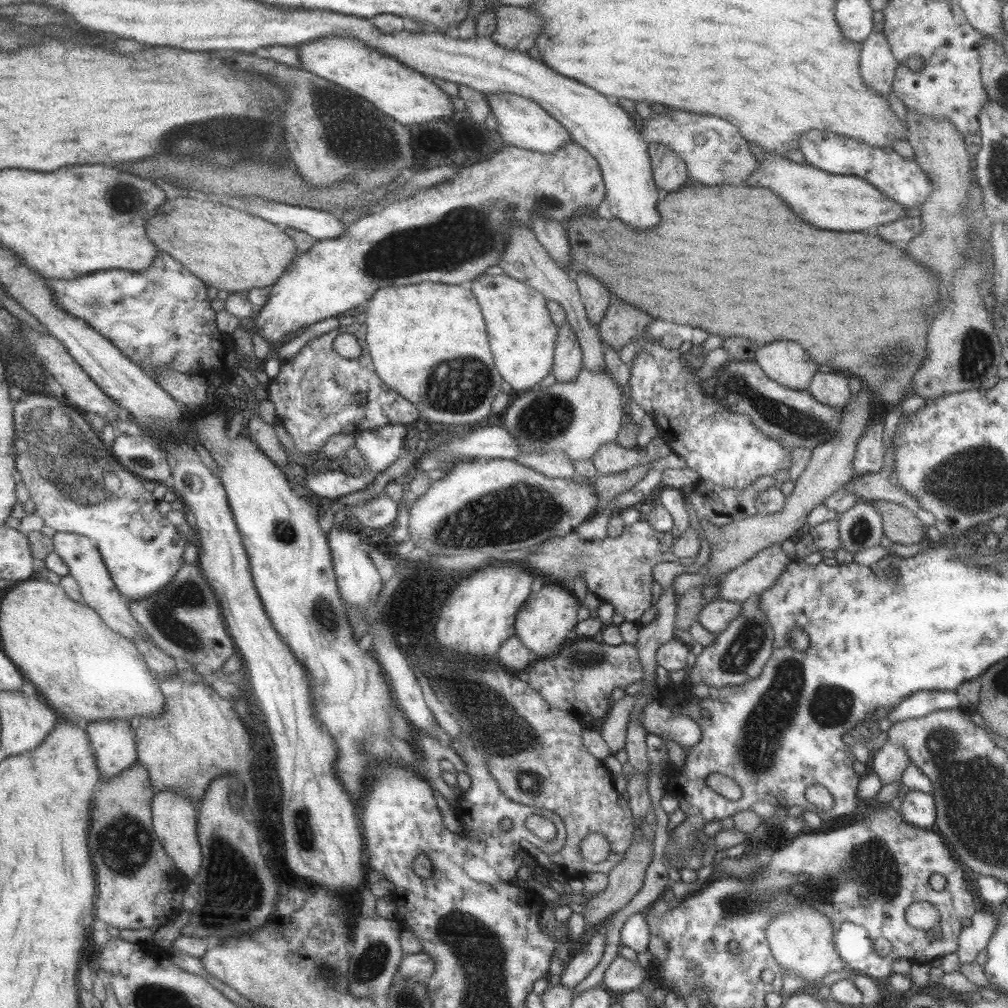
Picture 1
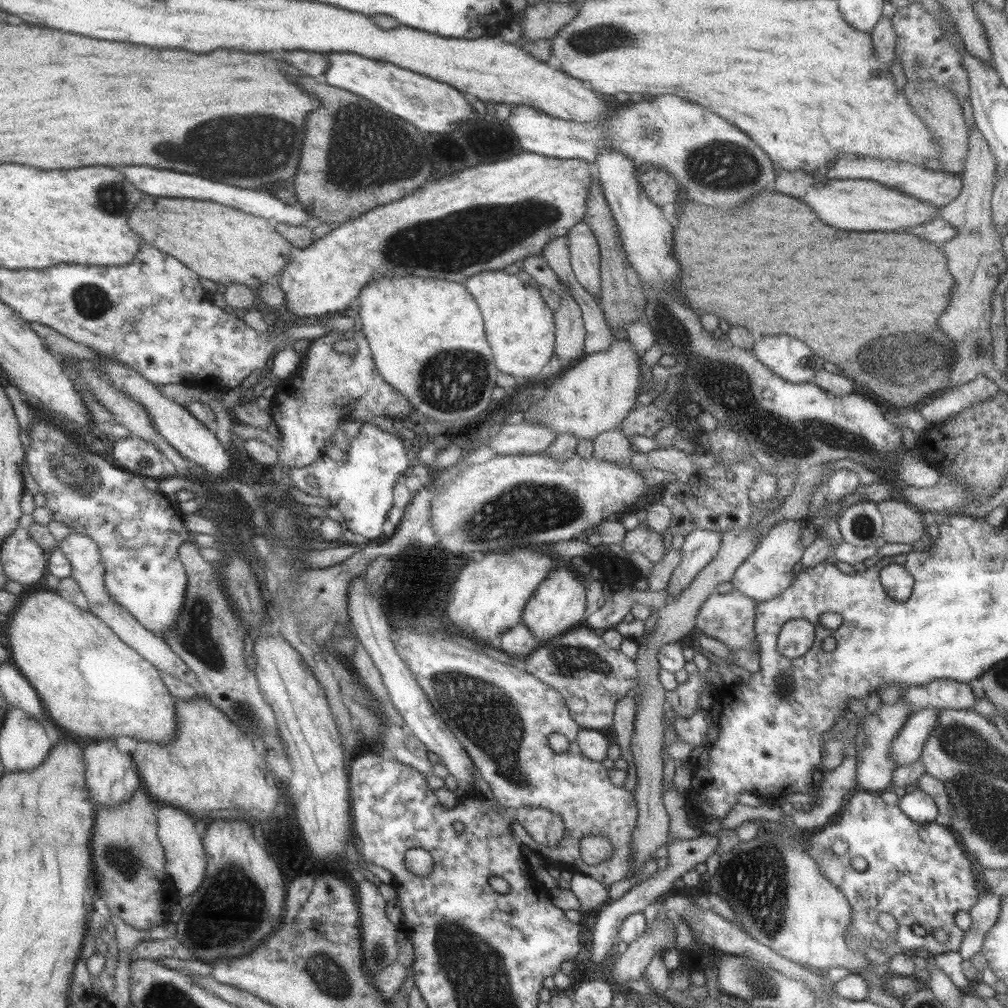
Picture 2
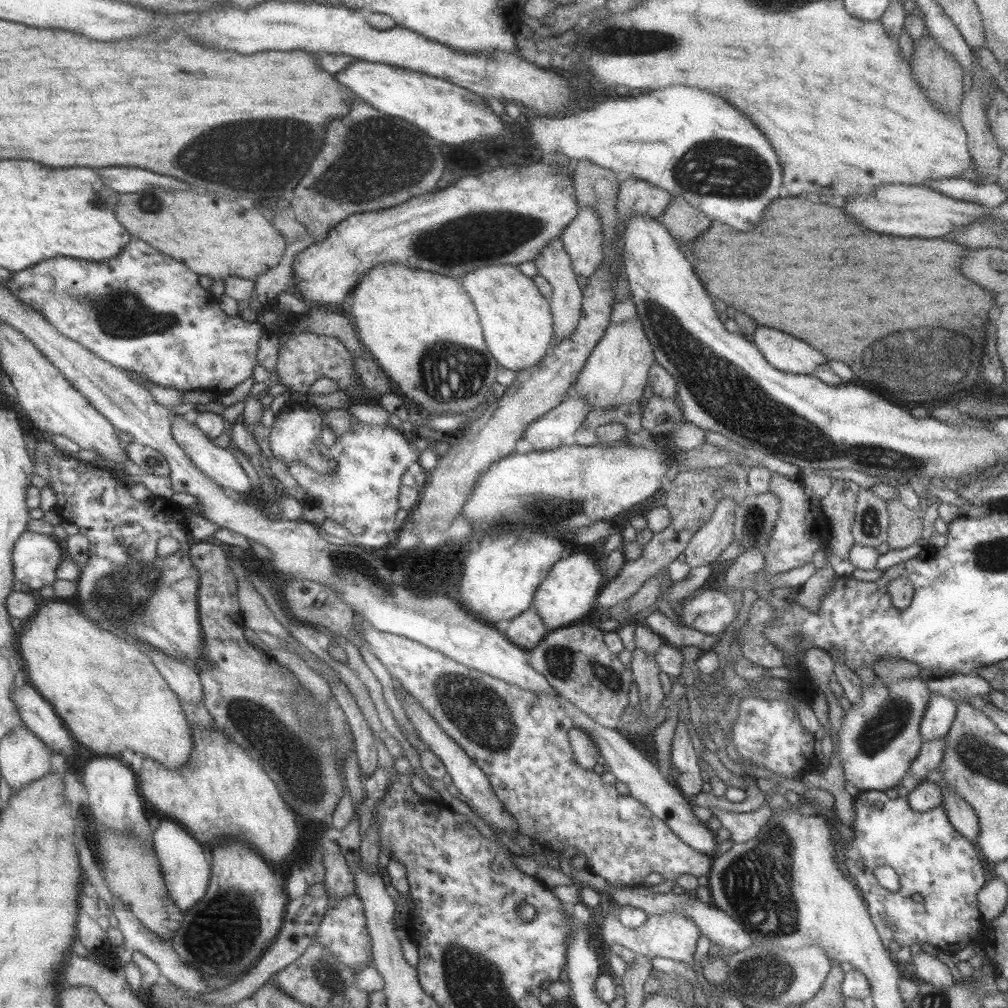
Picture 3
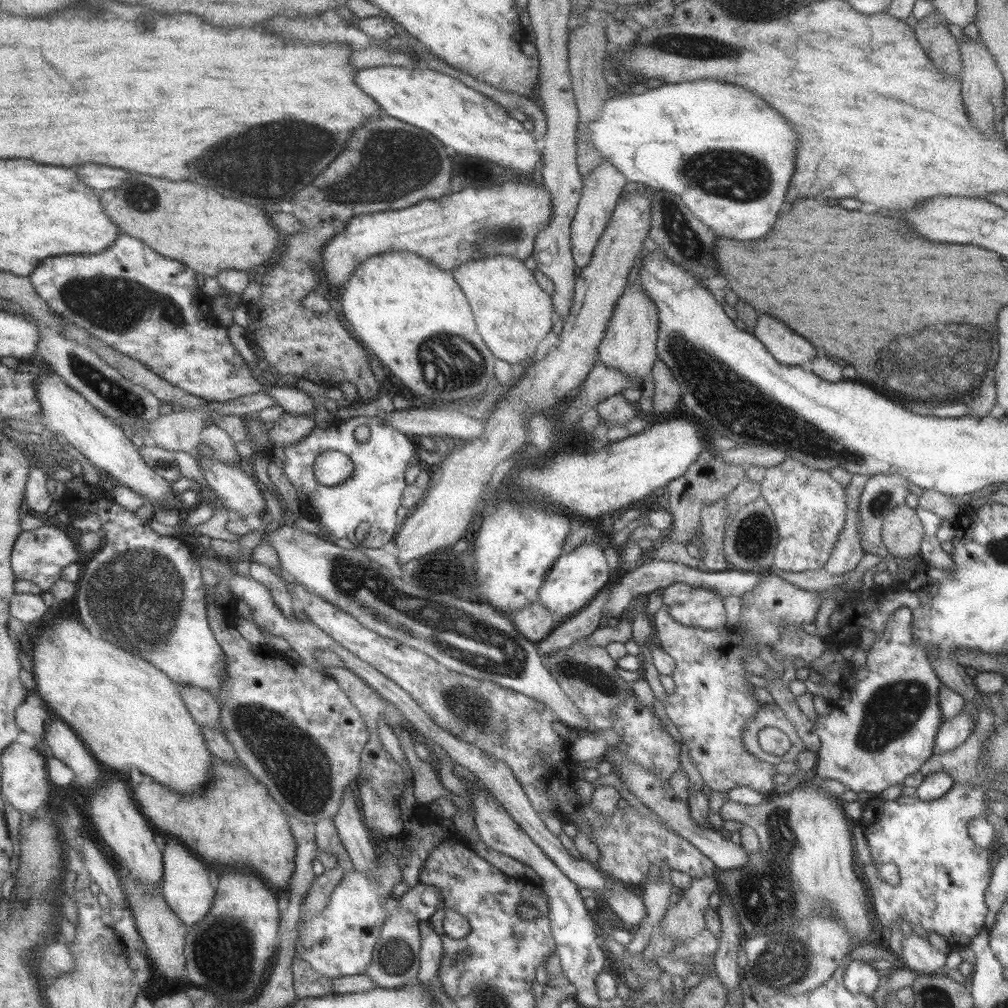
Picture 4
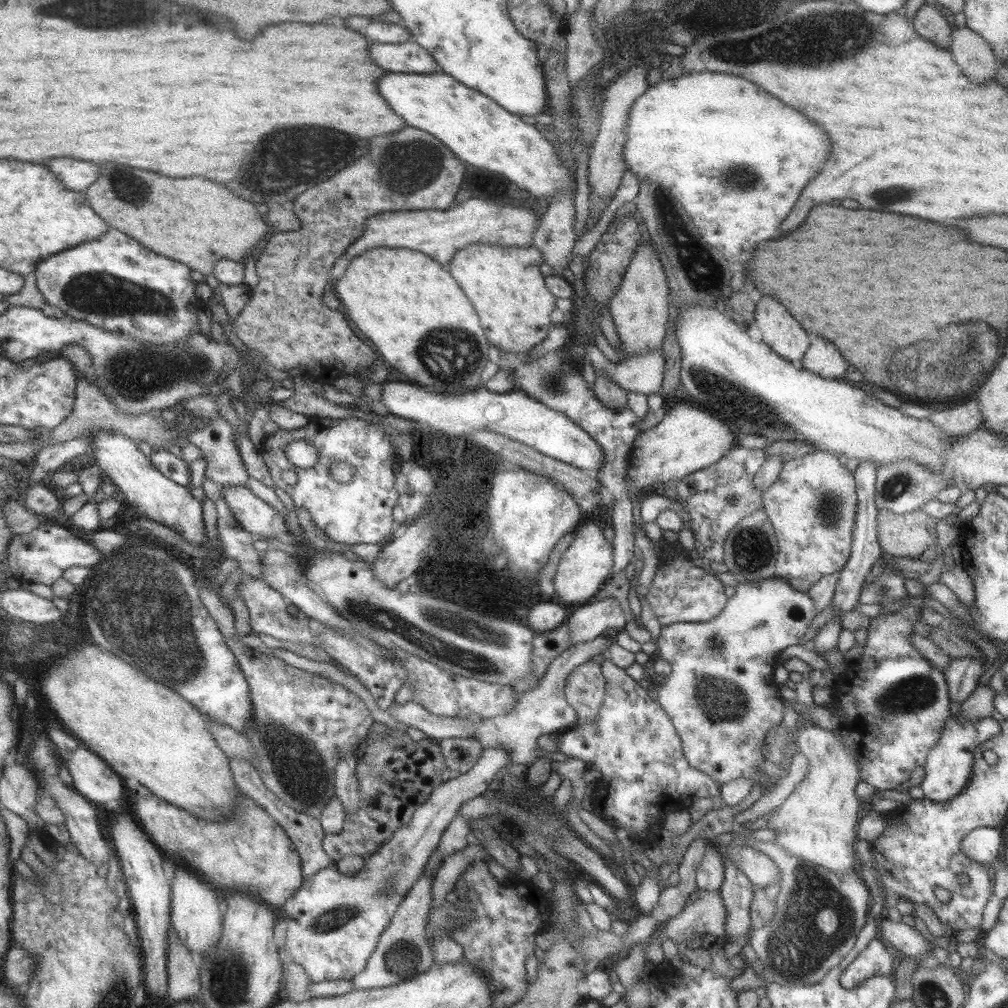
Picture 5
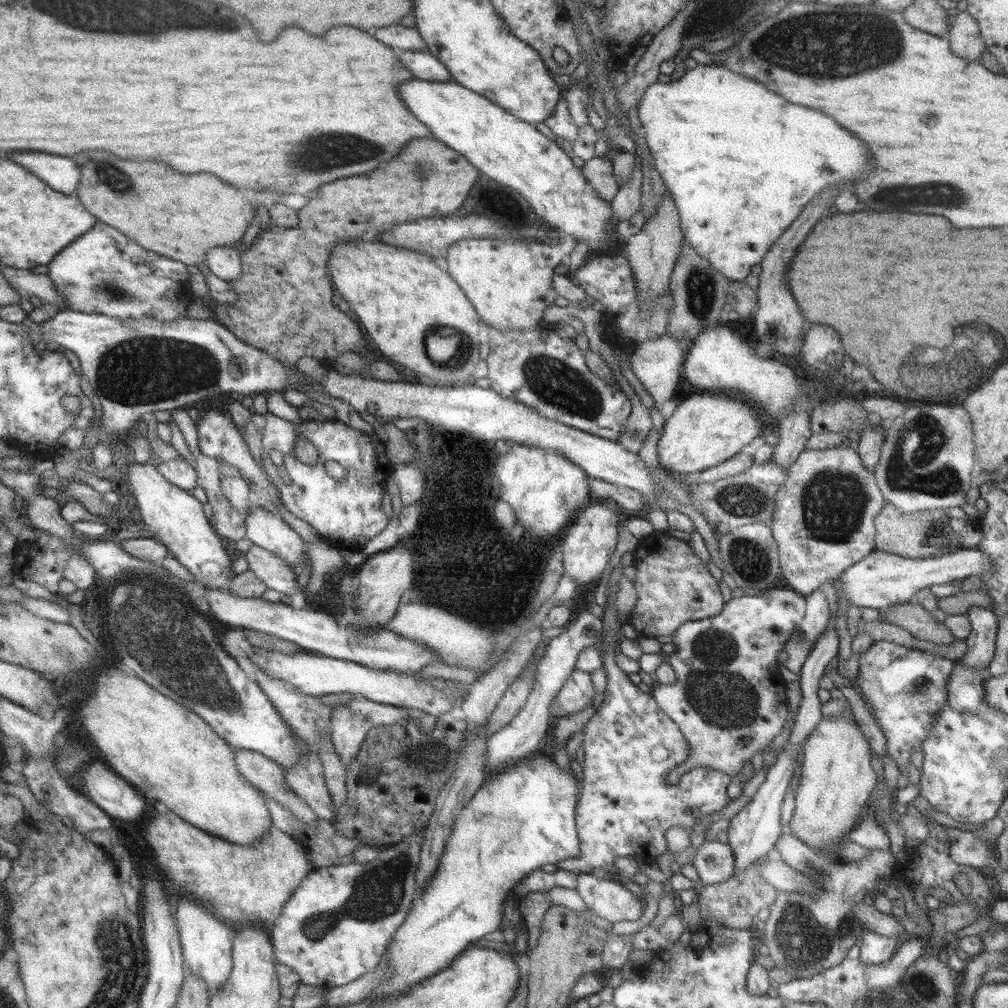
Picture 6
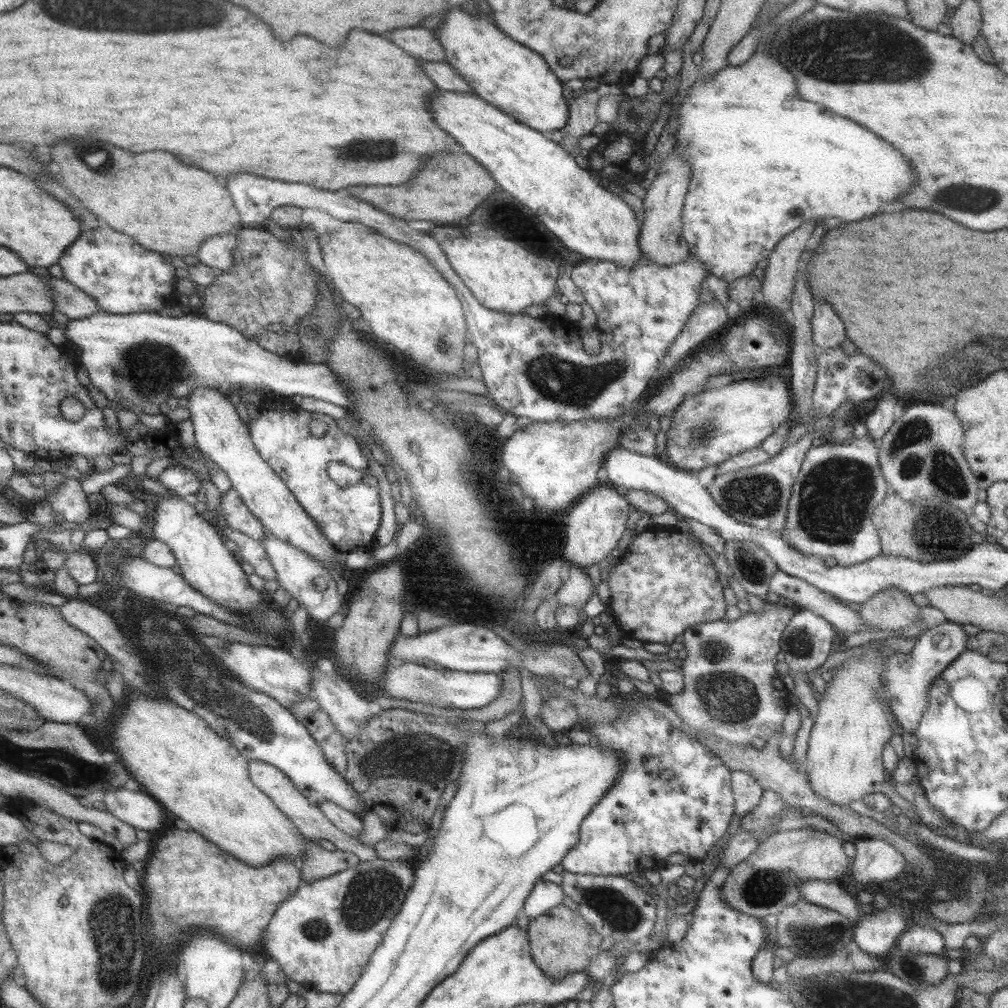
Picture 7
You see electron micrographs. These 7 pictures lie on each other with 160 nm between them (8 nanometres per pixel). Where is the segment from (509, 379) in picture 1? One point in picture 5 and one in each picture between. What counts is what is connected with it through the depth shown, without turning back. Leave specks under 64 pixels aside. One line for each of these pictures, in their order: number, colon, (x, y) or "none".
2: (519, 325)
3: (517, 324)
4: (513, 315)
5: (504, 285)

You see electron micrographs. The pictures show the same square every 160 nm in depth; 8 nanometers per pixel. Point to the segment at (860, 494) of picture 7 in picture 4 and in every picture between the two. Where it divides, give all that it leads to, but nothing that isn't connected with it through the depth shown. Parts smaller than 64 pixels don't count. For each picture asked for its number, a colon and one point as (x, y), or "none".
4: (809, 507)
5: (811, 506)
6: (822, 522)

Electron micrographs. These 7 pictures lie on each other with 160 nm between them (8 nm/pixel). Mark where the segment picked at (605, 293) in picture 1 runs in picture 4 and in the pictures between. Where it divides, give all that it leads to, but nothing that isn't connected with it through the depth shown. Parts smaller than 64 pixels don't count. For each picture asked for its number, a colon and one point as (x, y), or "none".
2: (584, 258)
3: (582, 239)
4: (601, 188)

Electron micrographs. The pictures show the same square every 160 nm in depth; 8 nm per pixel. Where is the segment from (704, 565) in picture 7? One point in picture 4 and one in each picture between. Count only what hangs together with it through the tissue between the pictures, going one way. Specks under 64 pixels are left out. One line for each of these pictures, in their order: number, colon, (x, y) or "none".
4: (688, 605)
5: (679, 593)
6: (673, 586)

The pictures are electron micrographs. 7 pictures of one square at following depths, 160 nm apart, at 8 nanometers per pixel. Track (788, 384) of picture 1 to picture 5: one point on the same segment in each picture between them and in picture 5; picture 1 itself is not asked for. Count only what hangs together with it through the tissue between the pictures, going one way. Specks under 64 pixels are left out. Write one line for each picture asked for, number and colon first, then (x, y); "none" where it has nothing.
2: (786, 357)
3: (785, 353)
4: (786, 347)
5: (780, 333)

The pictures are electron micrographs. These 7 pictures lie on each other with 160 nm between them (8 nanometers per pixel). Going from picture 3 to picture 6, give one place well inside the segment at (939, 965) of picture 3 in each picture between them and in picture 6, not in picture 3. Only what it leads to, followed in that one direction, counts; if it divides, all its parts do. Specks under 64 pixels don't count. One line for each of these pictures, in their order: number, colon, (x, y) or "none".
4: (918, 955)
5: (912, 941)
6: (874, 919)

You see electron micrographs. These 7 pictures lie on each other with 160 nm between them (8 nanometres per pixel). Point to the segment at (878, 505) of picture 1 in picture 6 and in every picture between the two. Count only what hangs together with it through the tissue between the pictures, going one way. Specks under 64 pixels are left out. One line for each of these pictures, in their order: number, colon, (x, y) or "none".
2: (902, 524)
3: (905, 526)
4: (901, 531)
5: (909, 534)
6: (911, 535)

